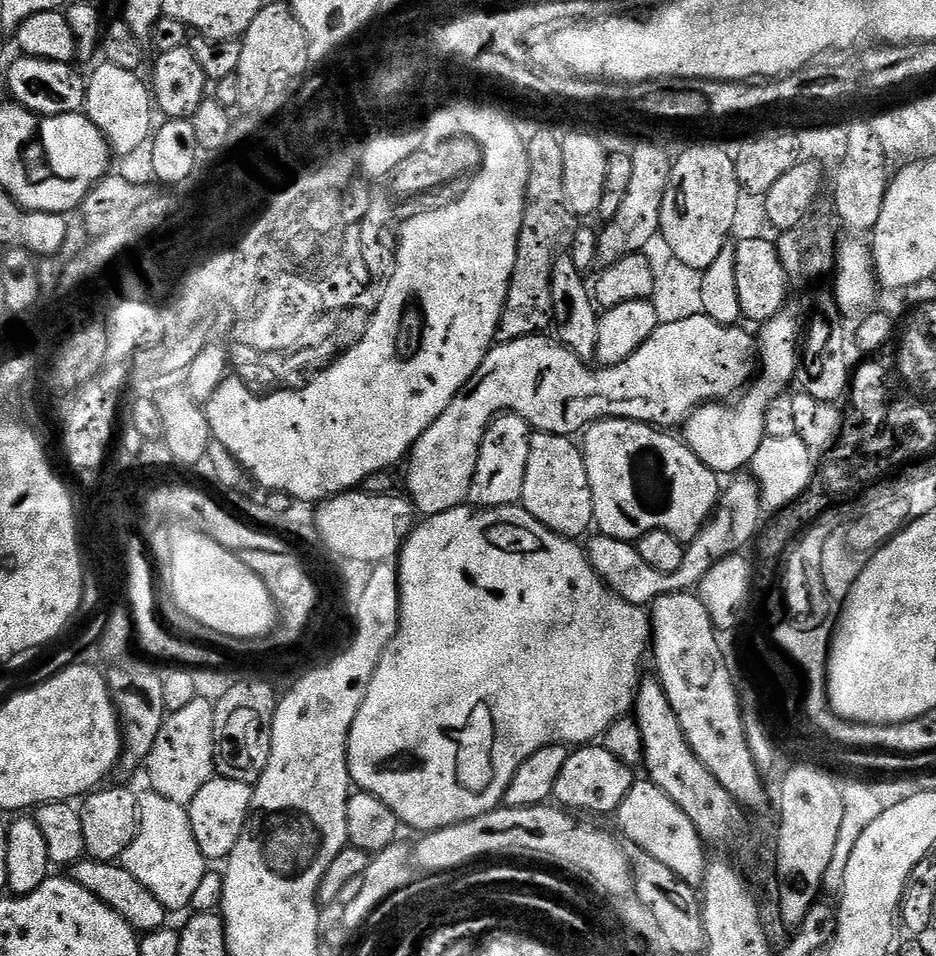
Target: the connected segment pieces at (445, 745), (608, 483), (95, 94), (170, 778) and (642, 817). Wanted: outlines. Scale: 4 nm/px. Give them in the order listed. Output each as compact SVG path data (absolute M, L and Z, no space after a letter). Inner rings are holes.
M461 506L429 516L417 523L404 541L398 557L400 577L400 622L396 636L381 654L365 700L354 718L348 738L349 774L357 789L374 794L400 820L401 825L427 834L478 818L501 807L504 791L510 786L518 766L539 748L551 744L588 746L599 741L608 727L620 717L627 717L636 702L636 689L642 679L640 659L650 652L652 622L644 608L634 606L614 594L590 566L588 553L575 539L552 532L523 506L474 508Z
M597 420L588 425L582 436L582 451L594 502L592 518L603 535L635 542L654 530L662 530L674 534L674 538L692 542L712 517L720 502L721 477L710 471L679 435L672 435L676 434L633 420Z
M107 62L97 63L96 66L92 77L87 77L84 89L86 115L94 122L94 126L98 126L100 133L108 140L109 149L117 157L132 156L143 144L145 147L149 143L154 132L154 101L149 85L145 81L143 84L137 73L122 70L122 66Z
M198 698L188 703L183 710L168 712L164 725L158 731L157 741L146 759L148 766L147 787L162 798L185 806L210 782L216 771L214 758L214 710L215 703L210 699Z
M640 780L633 783L626 798L616 811L616 818L624 836L633 845L633 849L650 854L662 866L667 866L675 876L692 887L701 887L704 883L708 858L704 852L704 841L697 834L697 828L674 802L654 786L652 781Z

